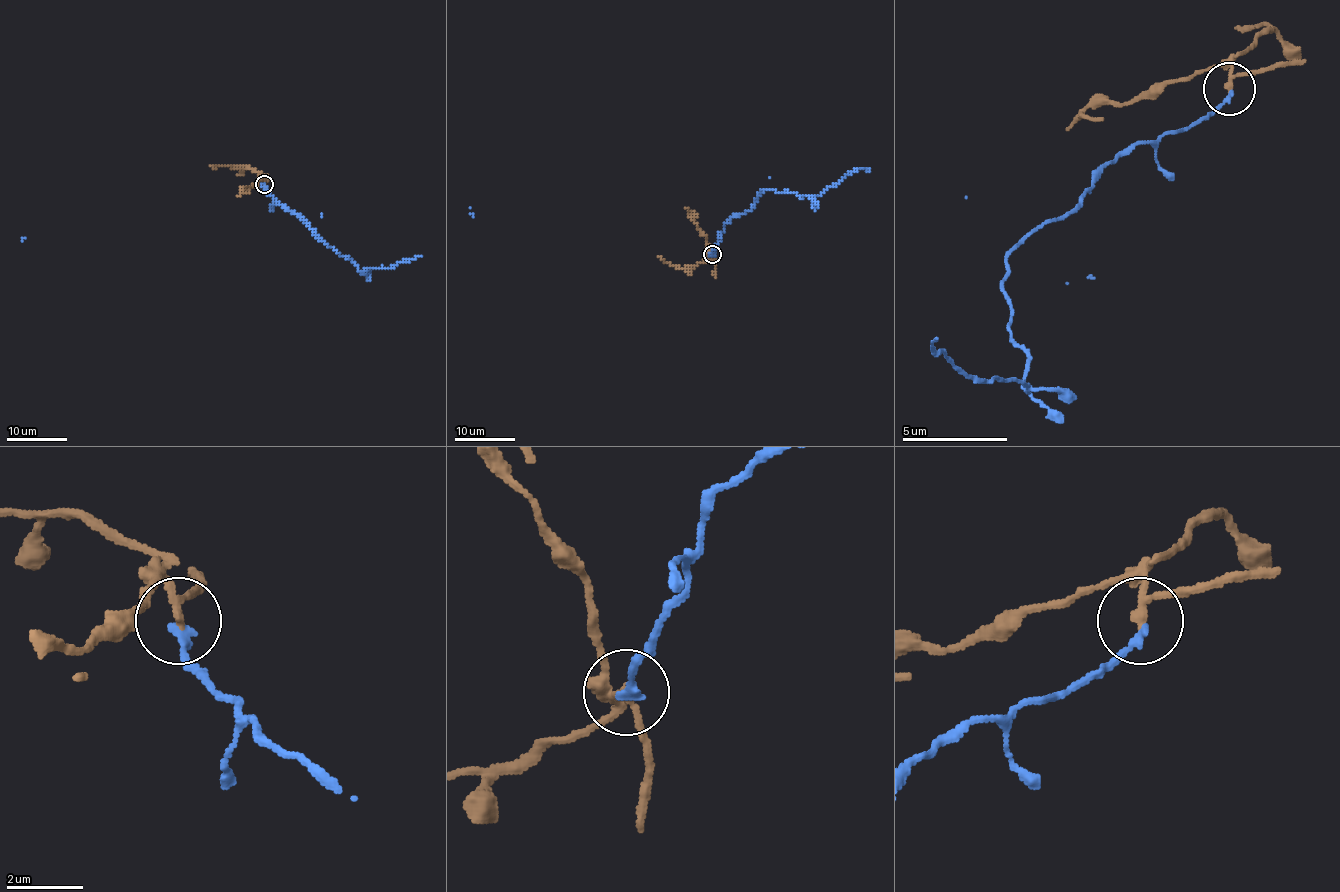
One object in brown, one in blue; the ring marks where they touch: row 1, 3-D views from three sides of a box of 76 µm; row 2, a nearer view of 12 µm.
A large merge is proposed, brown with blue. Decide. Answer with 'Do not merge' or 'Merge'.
Do not merge

